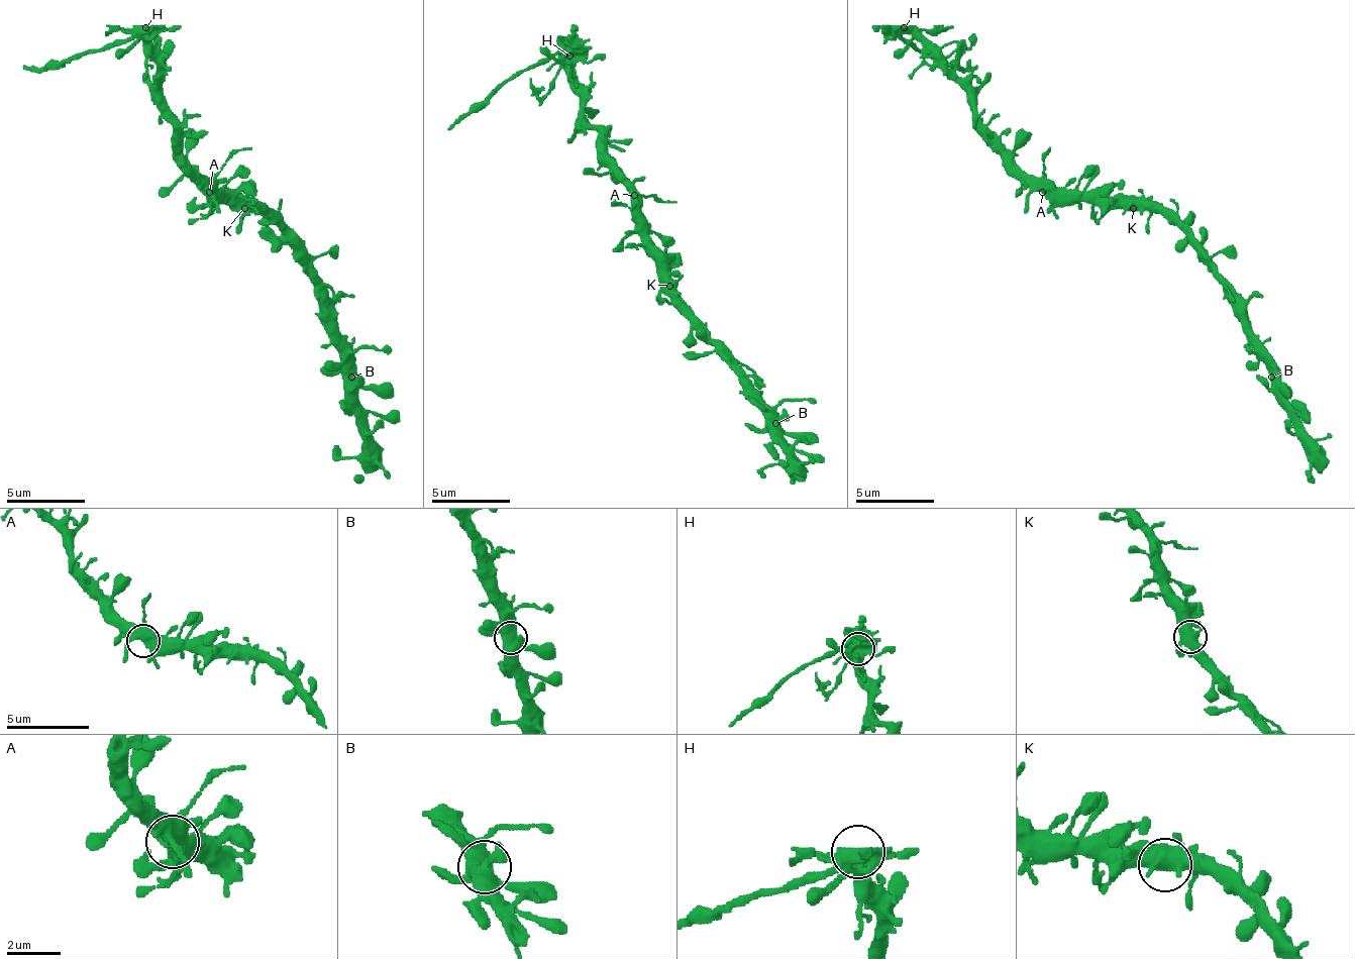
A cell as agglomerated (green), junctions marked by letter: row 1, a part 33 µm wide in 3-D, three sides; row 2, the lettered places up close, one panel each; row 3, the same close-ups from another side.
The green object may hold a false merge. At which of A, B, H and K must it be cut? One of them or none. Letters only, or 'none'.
H

